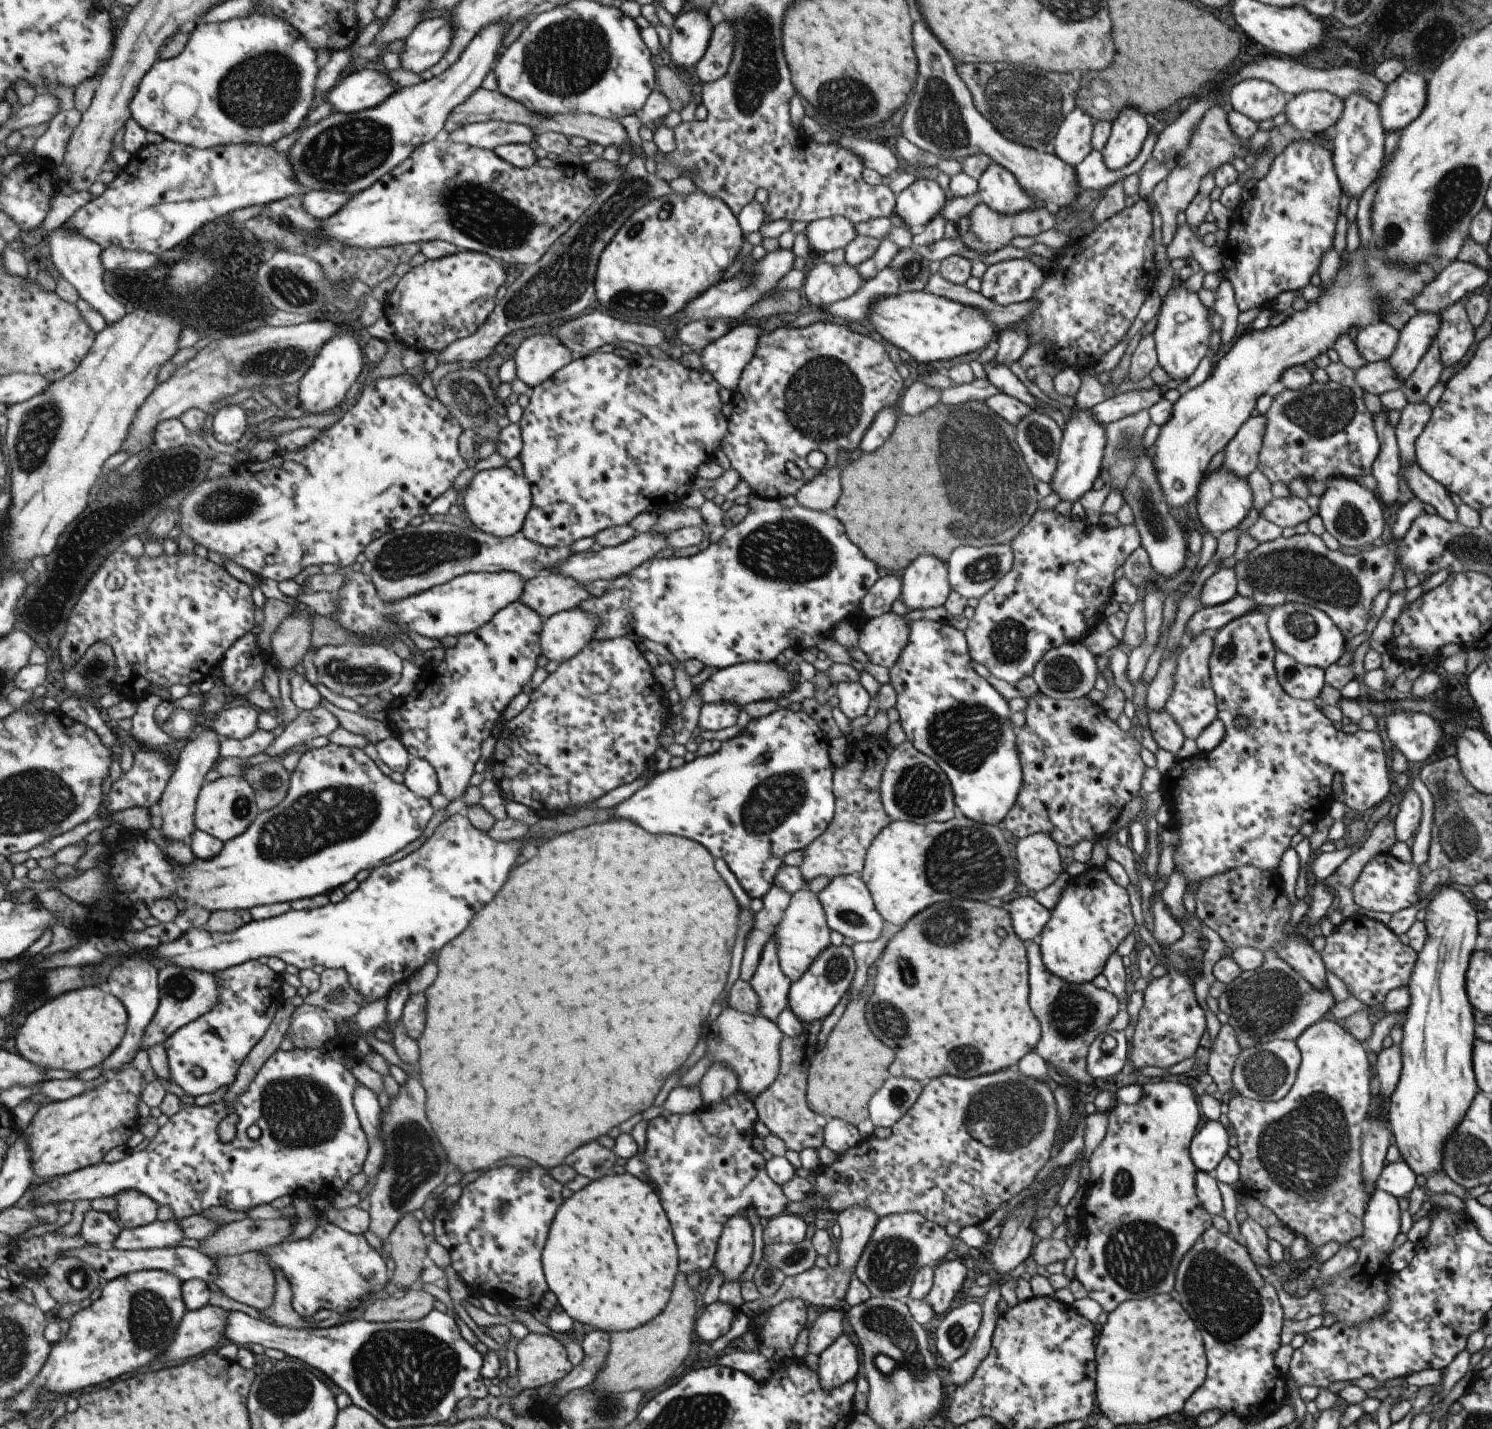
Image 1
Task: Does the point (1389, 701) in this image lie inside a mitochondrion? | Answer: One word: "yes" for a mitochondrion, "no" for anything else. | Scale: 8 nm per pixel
no

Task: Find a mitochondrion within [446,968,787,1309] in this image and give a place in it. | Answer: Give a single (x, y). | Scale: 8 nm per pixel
(502, 1209)

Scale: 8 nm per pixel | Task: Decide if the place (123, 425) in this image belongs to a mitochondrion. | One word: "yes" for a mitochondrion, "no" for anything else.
no

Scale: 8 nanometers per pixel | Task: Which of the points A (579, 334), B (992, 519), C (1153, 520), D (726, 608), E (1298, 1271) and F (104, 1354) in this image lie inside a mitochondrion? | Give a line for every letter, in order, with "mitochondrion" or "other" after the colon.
A: mitochondrion
B: mitochondrion
C: mitochondrion
D: other
E: other
F: other

